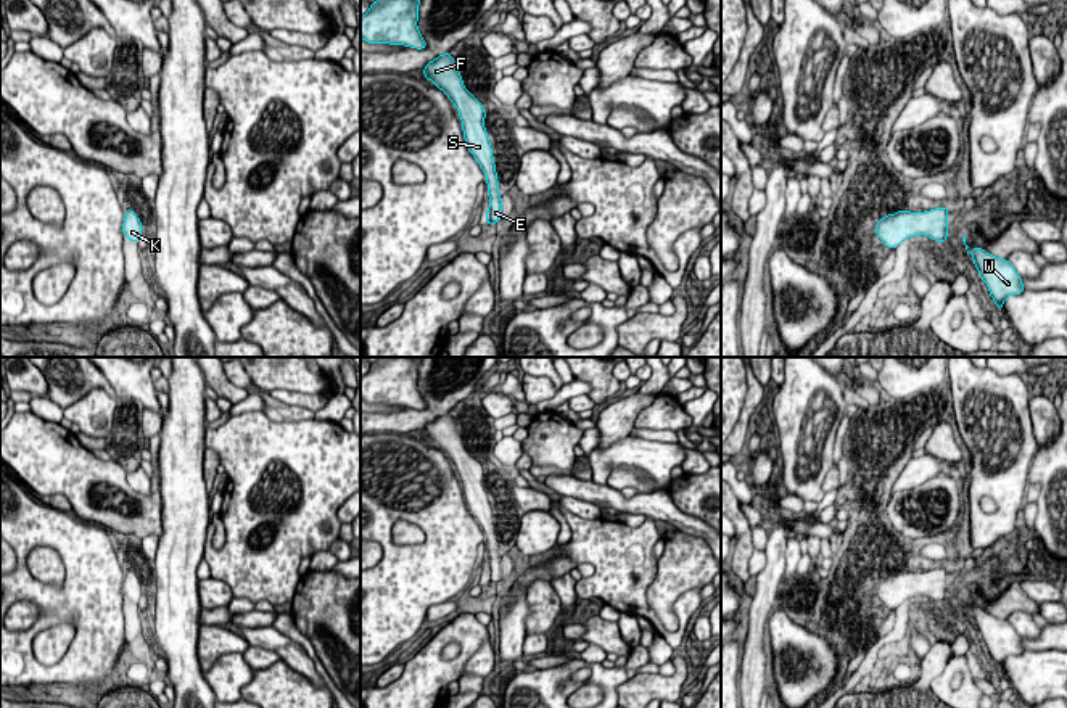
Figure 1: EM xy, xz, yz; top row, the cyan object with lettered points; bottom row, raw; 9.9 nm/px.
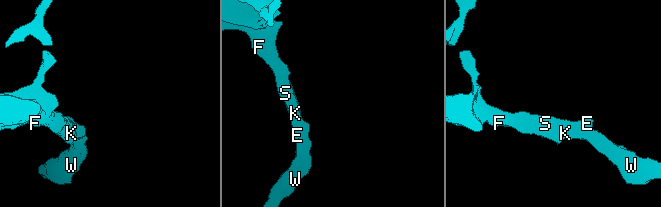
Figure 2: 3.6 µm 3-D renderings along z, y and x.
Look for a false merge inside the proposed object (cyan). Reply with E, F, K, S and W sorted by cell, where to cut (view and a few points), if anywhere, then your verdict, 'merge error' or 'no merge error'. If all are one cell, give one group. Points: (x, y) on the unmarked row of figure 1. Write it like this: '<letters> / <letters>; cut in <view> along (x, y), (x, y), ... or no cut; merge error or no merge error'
E F K S W; no cut; no merge error

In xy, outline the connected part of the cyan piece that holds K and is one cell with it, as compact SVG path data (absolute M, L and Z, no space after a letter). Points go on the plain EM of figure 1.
M126 570L126 578L124 578L124 582L122 582L122 594L132 600L132 602L138 602L143 591L142 591L142 582L140 579L137 578L135 571L132 570Z

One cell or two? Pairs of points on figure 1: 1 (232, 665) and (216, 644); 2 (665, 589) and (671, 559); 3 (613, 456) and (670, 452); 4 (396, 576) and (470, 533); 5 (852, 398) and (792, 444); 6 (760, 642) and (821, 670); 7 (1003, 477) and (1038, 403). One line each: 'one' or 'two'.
1: two
2: one
3: one
4: one
5: two
6: two
7: two

